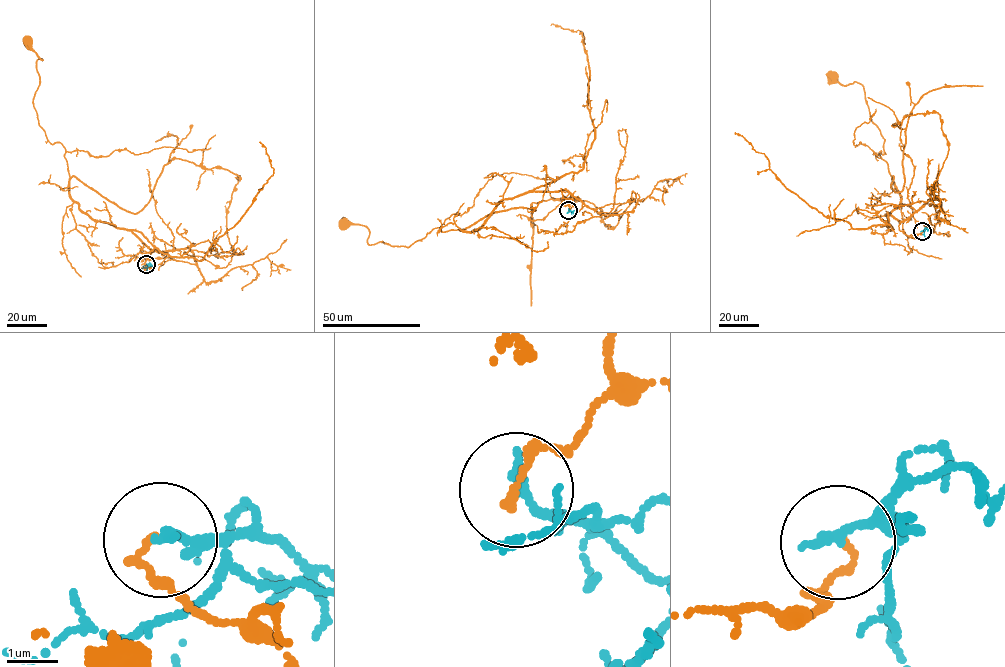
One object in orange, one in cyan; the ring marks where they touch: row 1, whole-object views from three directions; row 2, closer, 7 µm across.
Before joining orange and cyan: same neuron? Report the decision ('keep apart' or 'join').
keep apart

